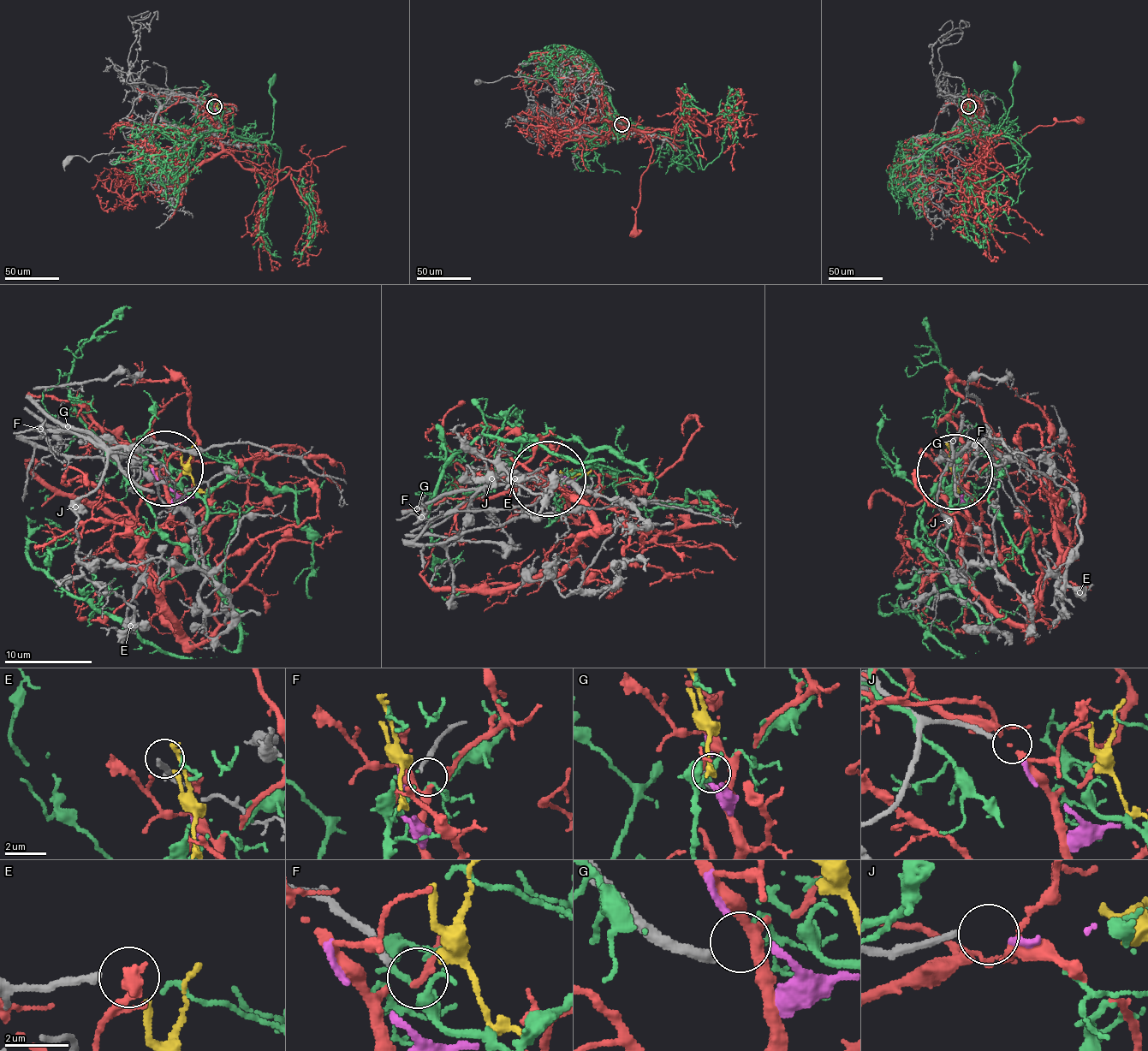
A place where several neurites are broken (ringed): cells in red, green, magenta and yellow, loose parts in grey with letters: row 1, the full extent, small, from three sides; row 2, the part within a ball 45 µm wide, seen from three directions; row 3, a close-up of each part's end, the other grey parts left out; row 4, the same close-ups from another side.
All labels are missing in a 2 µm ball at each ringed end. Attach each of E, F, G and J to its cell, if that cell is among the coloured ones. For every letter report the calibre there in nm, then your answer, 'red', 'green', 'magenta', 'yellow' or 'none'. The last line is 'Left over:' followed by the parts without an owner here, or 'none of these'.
E: calibre 220 nm; yellow
F: calibre 180 nm; green
G: calibre 340 nm; none
J: calibre 200 nm; magenta
Left over: G

